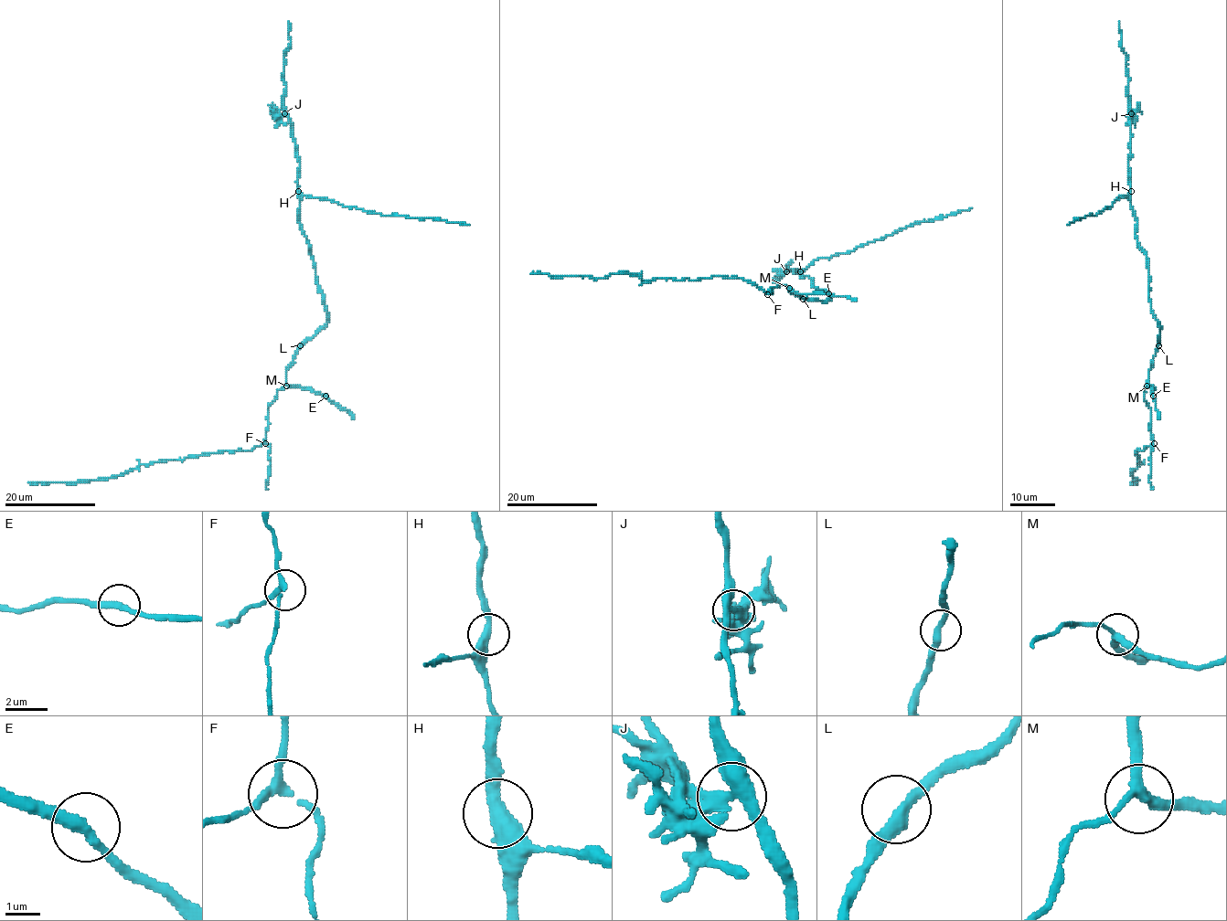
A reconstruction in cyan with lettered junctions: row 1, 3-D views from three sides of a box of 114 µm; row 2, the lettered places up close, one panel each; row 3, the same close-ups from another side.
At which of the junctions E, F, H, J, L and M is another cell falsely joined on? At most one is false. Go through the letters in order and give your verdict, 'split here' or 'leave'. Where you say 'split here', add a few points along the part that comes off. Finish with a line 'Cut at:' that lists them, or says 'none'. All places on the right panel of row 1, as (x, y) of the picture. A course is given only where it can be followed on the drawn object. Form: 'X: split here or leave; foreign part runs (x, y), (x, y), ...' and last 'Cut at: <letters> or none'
E: leave
F: leave
H: leave
J: split here
L: leave
M: leave
Cut at: J

